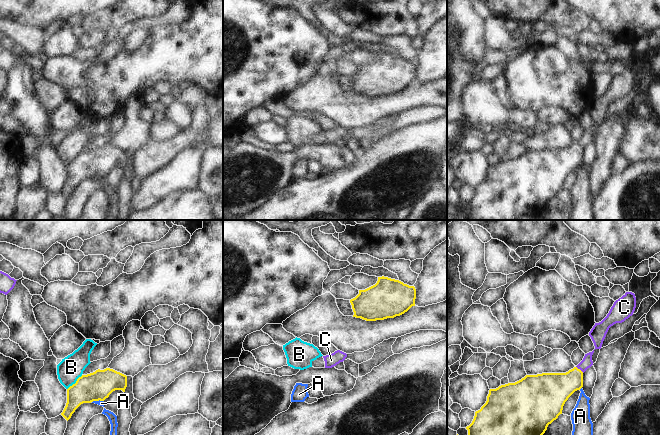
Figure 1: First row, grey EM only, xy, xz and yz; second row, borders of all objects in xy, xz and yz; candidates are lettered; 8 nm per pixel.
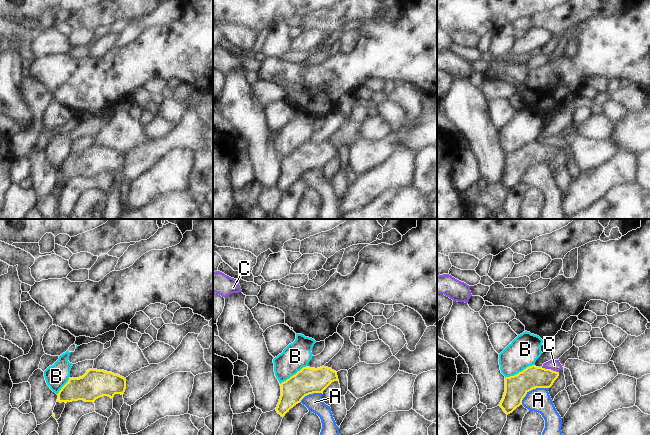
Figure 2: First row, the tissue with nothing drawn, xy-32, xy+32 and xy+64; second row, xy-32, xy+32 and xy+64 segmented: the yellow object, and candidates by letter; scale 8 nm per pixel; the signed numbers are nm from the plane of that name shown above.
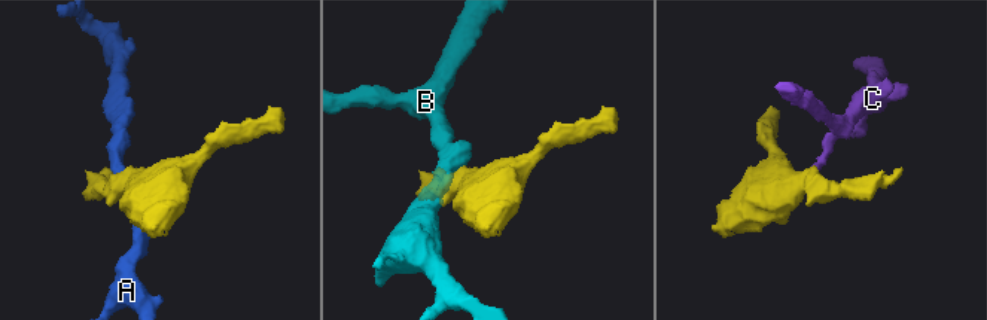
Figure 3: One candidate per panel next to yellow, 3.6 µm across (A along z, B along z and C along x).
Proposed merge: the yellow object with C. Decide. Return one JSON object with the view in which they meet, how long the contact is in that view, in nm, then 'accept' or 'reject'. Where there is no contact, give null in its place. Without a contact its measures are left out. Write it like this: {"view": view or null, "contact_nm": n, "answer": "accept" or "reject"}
{"view": "yz", "contact_nm": 80, "answer": "reject"}

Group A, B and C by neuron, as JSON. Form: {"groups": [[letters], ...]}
{"groups": [["A"], ["B"], ["C"]]}

